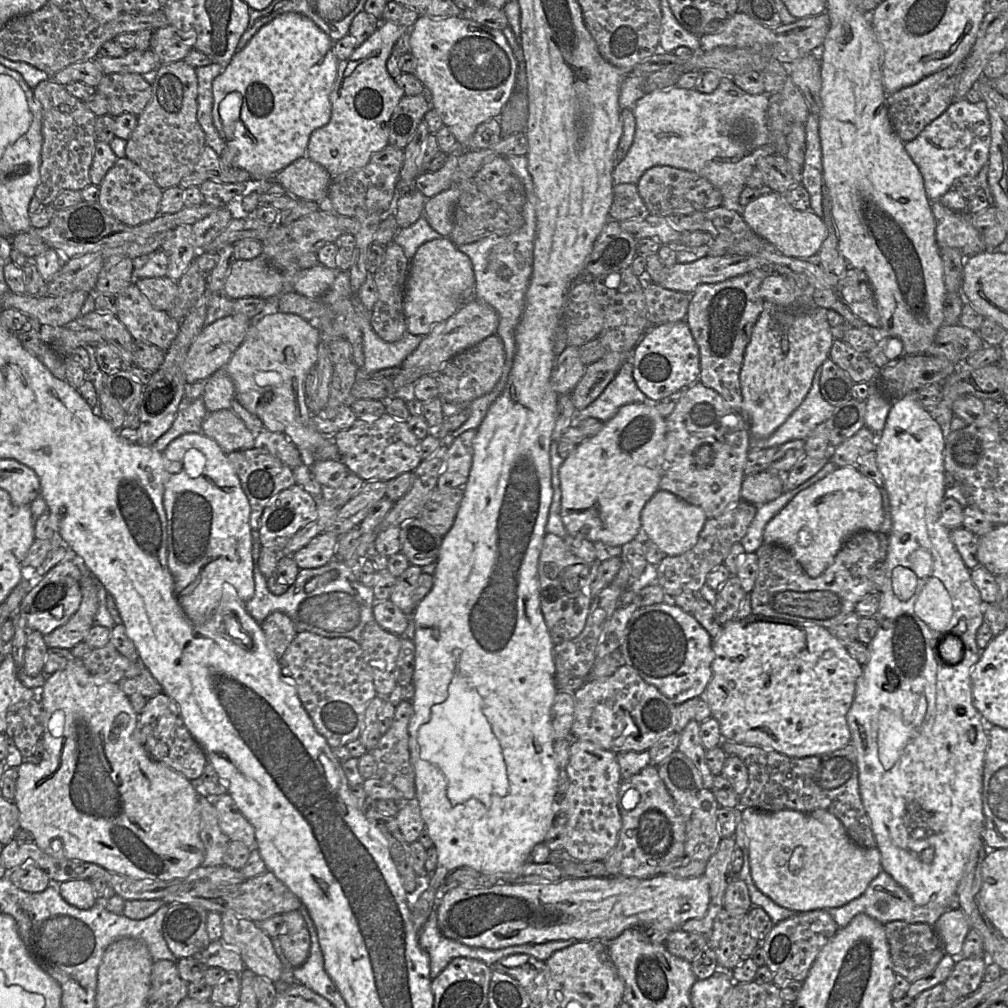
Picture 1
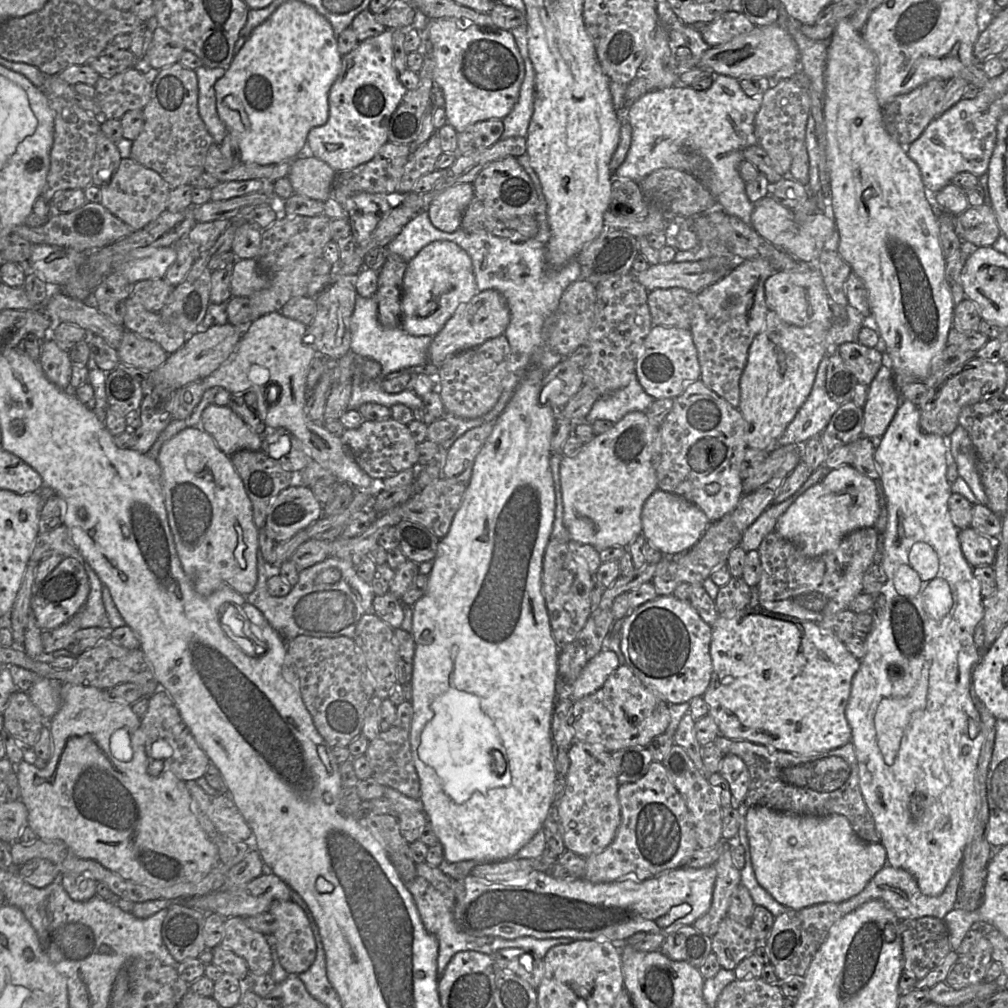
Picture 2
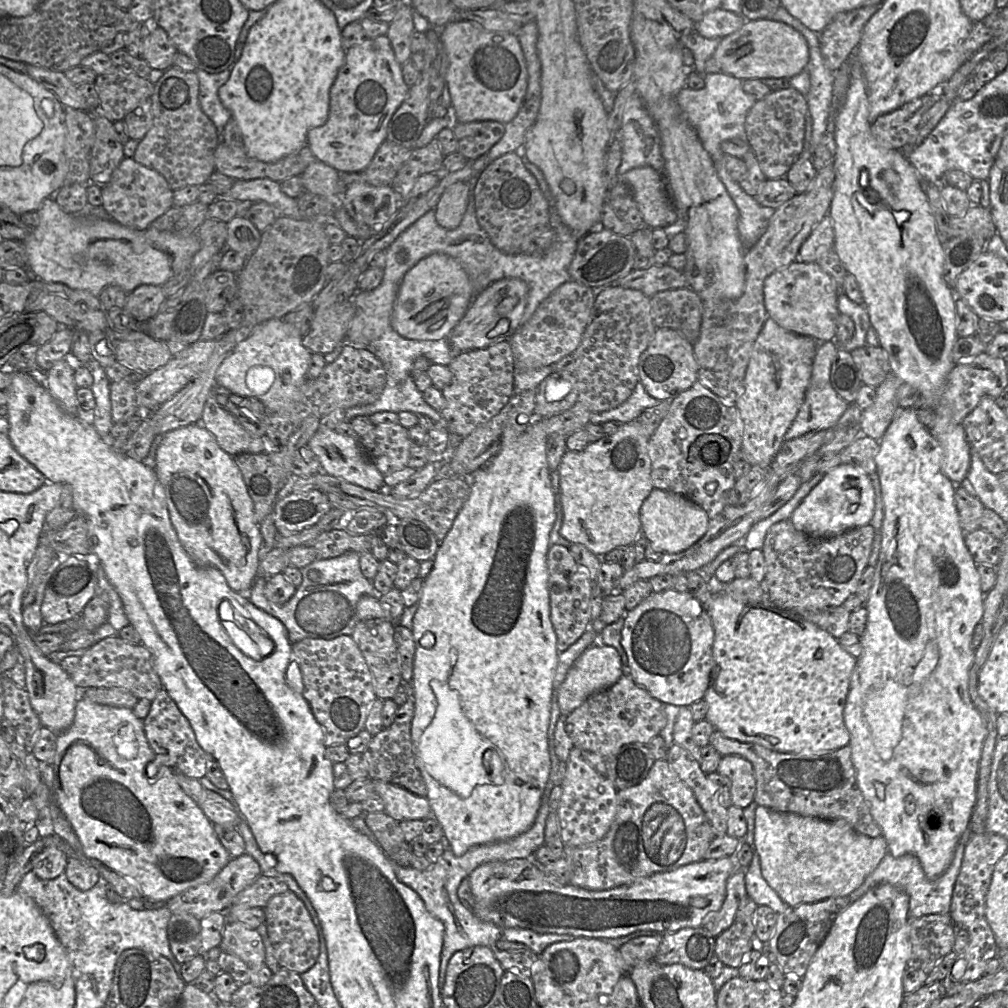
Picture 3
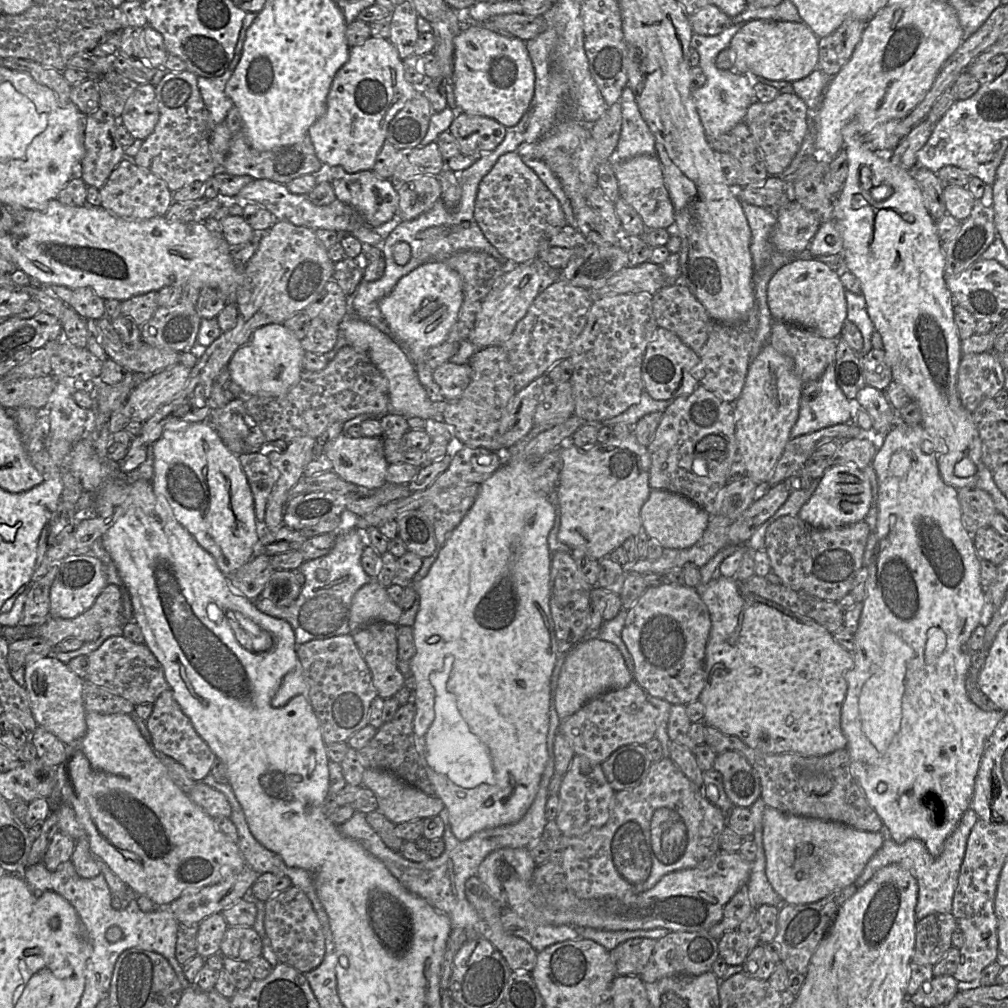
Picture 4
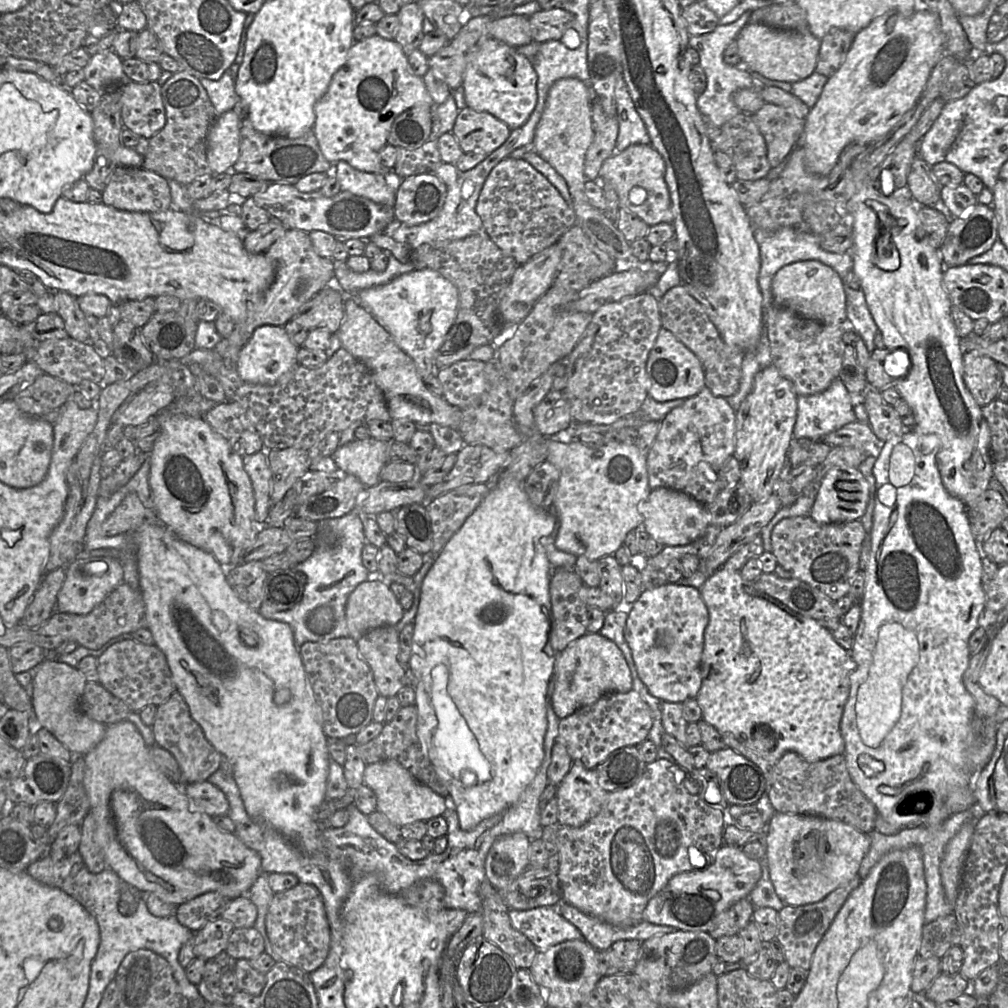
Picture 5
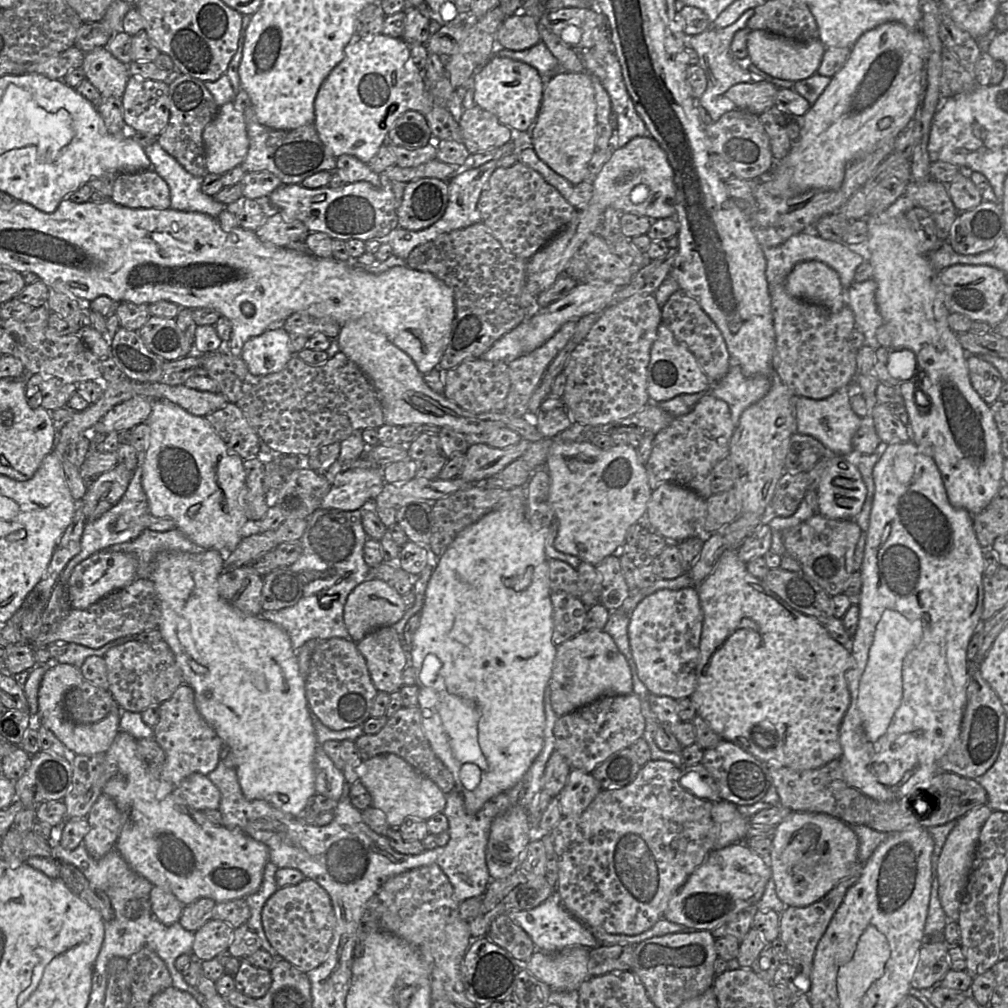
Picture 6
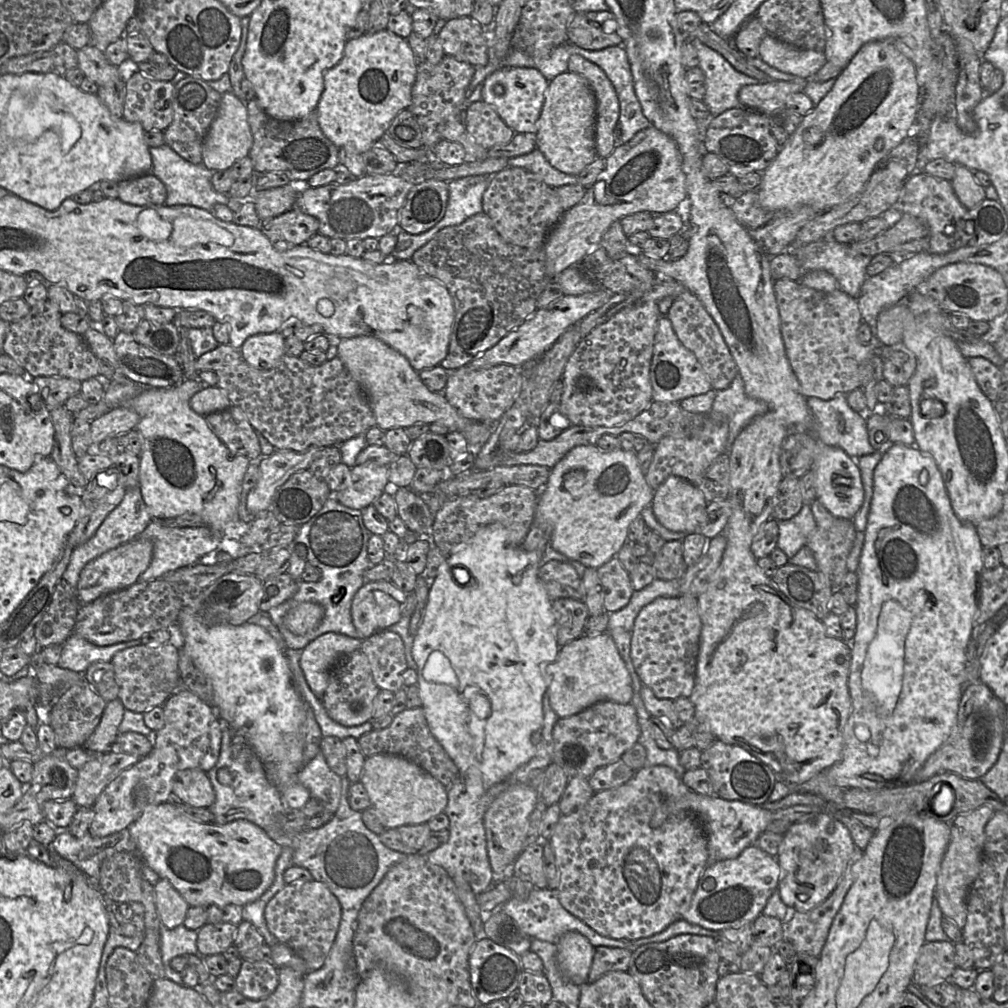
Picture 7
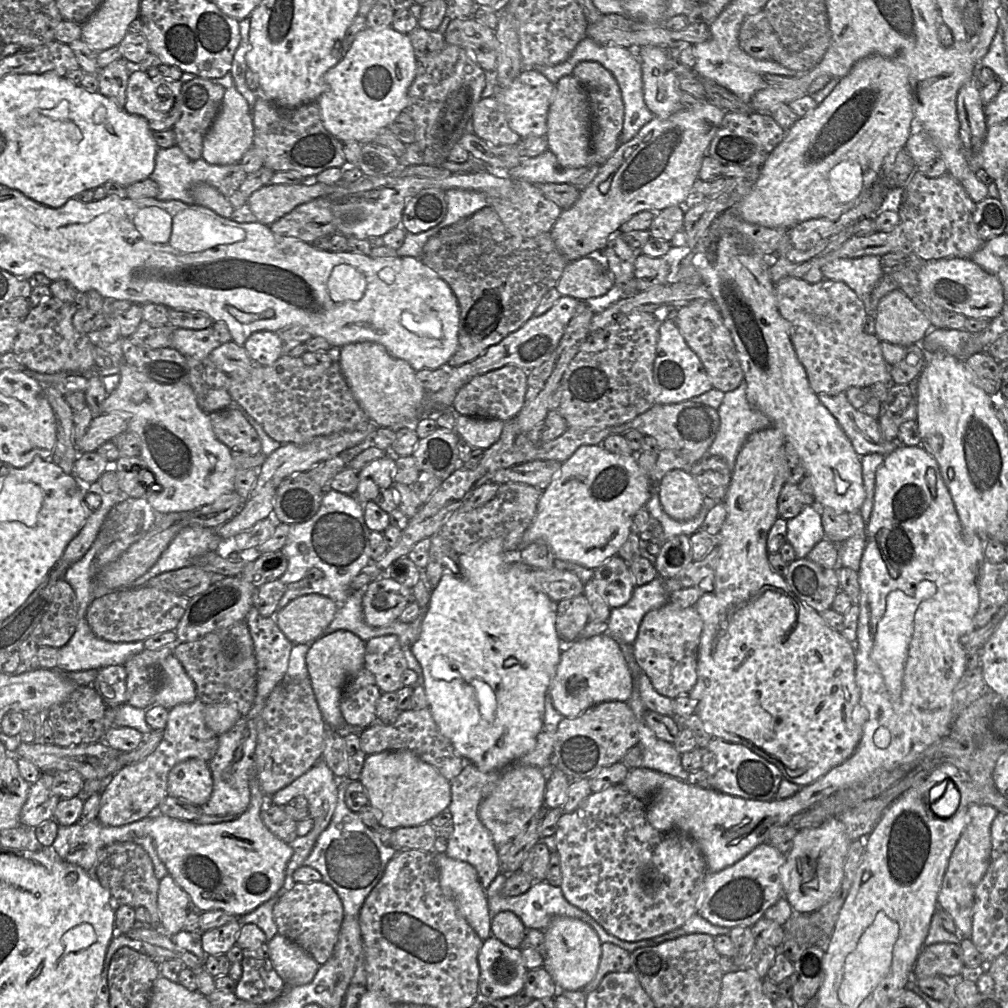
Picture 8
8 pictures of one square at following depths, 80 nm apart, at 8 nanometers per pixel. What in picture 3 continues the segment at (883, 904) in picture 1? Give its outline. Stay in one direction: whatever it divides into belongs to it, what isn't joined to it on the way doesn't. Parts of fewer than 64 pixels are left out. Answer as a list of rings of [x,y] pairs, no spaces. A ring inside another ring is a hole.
[[[966,830],[956,849],[953,859],[946,869],[946,871],[936,880],[929,880],[920,864],[918,858],[913,854],[905,854],[900,857],[894,857],[889,852],[883,857],[881,862],[875,868],[875,870],[870,873],[863,883],[854,890],[848,897],[850,898],[850,904],[858,899],[860,899],[864,894],[866,894],[870,889],[876,887],[880,884],[890,884],[901,891],[905,892],[909,897],[909,919],[919,918],[923,915],[929,914],[949,914],[950,906],[952,901],[952,895],[954,891],[954,886],[959,875],[965,846],[972,834],[970,830]]]

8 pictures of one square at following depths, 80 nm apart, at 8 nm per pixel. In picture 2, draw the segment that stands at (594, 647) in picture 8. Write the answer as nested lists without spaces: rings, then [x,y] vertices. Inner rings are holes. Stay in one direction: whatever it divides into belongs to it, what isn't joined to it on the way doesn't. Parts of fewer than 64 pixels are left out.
[[[602,649],[586,664],[577,680],[570,686],[570,698],[577,701],[596,692],[619,666],[616,653]]]

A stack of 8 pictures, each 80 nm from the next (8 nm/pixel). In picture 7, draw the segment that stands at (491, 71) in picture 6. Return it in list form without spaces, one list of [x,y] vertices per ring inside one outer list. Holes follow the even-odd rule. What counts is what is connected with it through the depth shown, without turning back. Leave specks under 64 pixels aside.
[[[507,67],[490,74],[482,85],[482,100],[493,106],[515,134],[537,132],[549,81],[535,68]]]

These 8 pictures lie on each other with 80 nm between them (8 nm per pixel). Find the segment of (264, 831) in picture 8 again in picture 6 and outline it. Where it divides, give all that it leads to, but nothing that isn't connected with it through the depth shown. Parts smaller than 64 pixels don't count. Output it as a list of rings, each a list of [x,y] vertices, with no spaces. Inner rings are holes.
[[[120,730],[105,756],[110,764],[115,762],[115,775],[106,782],[103,793],[115,801],[122,816],[122,828],[115,849],[133,871],[144,876],[154,886],[168,889],[185,905],[200,898],[211,898],[216,903],[244,899],[258,890],[264,868],[270,862],[266,844],[239,829],[215,826],[203,811],[190,807],[176,793],[157,799],[156,779],[150,773],[149,763],[138,753],[137,739],[131,734]]]

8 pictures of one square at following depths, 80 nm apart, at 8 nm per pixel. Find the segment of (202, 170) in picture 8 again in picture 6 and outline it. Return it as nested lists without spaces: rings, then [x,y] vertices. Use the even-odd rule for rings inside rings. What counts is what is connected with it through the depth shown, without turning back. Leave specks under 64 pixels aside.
[[[157,142],[145,147],[144,150],[151,162],[151,169],[169,186],[171,209],[204,213],[214,218],[226,209],[226,204],[203,193],[202,176],[190,174]]]

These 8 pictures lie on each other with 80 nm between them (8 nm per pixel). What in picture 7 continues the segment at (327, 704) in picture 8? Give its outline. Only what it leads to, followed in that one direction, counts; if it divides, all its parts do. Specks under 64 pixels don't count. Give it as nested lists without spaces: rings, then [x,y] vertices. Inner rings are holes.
[[[336,632],[325,633],[305,646],[300,666],[305,679],[317,699],[322,700],[329,674],[338,661],[360,650],[362,640]]]

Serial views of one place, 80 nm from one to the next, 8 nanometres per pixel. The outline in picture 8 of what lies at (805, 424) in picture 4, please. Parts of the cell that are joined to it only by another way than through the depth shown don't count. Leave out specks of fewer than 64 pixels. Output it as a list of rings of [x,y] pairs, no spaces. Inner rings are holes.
[[[845,392],[834,396],[824,393],[817,395],[820,402],[836,418],[859,456],[870,453],[886,456],[902,445],[898,440],[886,440],[882,435],[878,419],[861,409],[854,408]]]

